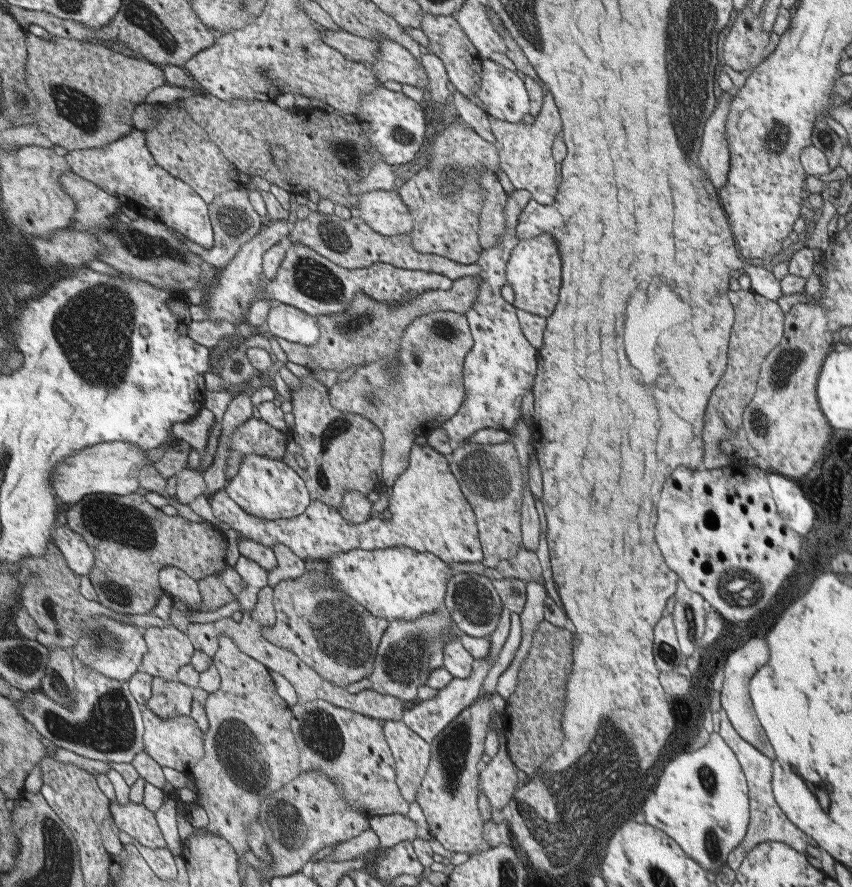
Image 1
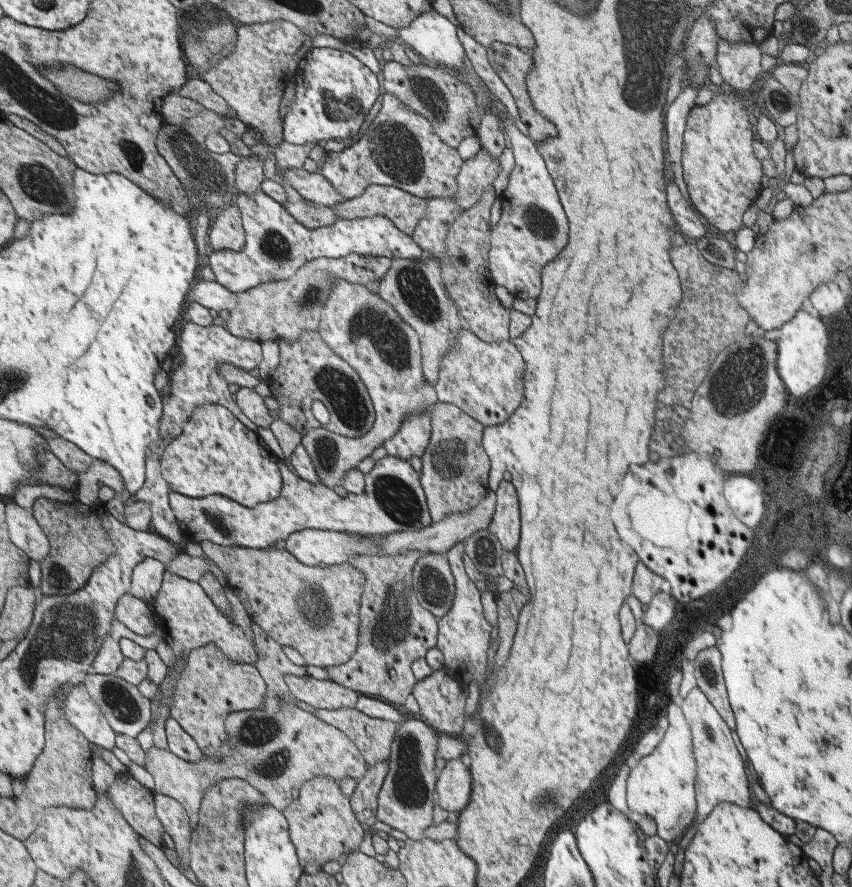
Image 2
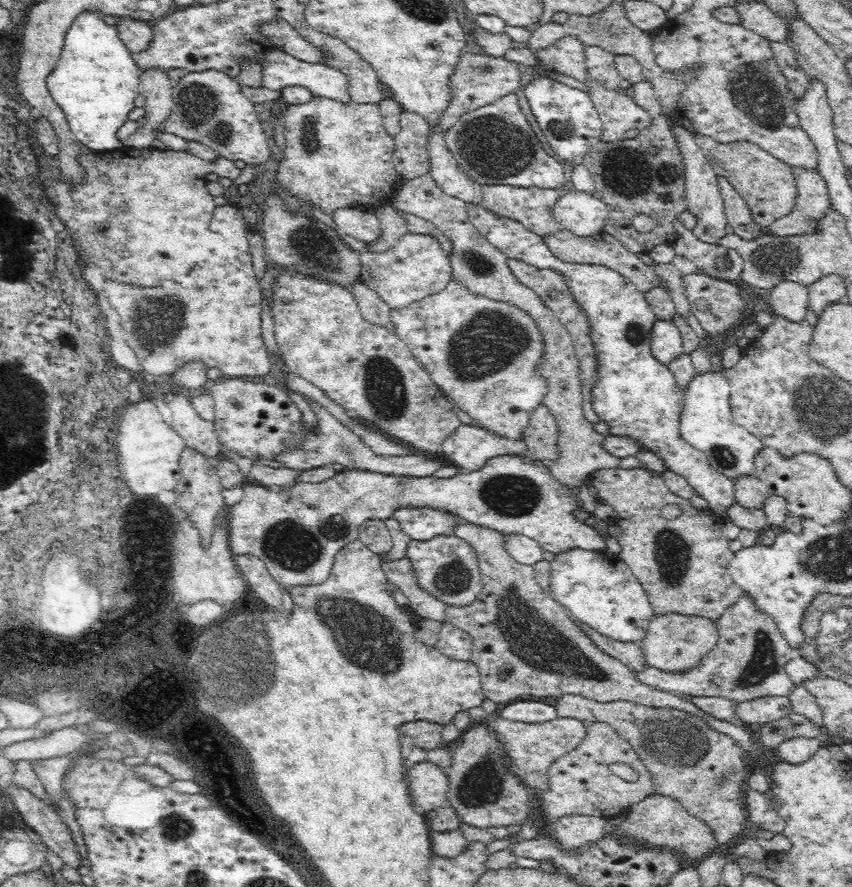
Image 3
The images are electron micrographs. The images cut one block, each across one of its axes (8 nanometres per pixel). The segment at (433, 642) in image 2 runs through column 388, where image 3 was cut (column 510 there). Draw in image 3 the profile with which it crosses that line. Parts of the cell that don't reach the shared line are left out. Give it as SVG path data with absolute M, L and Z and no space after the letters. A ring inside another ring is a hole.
M459 522L455 527L453 534L460 537L462 540L465 540L465 542L476 552L477 558L479 559L480 574L482 574L481 581L485 588L481 589L479 596L472 602L472 604L464 605L462 607L447 605L445 621L446 623L452 623L455 627L462 630L462 632L466 632L471 637L472 654L470 654L470 657L472 657L472 662L477 666L478 672L481 674L480 684L481 690L484 691L484 698L489 698L499 705L503 705L506 703L514 703L515 701L526 701L528 696L542 696L542 698L544 698L544 696L556 697L563 693L570 693L582 695L583 697L602 702L628 700L650 707L668 707L678 711L686 711L694 718L703 718L703 720L707 721L708 725L710 725L712 729L716 729L716 731L732 737L732 739L734 739L734 741L736 741L736 743L742 747L745 758L749 760L752 765L759 762L758 760L760 760L762 756L762 751L760 749L761 743L755 738L754 733L748 733L746 728L742 729L741 727L731 724L728 721L718 720L717 718L710 716L707 712L704 712L701 708L698 708L695 704L692 704L689 700L687 700L686 696L672 692L664 692L663 690L649 687L648 685L644 684L643 681L637 678L632 670L629 670L628 667L624 666L620 660L613 659L612 656L603 654L600 652L600 650L597 650L596 646L593 646L592 642L589 642L589 638L587 638L586 635L584 635L584 633L578 629L577 622L575 622L575 619L571 617L568 610L566 610L566 608L564 608L560 603L557 603L554 599L550 600L551 594L546 593L542 587L536 588L536 584L532 584L532 565L520 565L516 563L514 559L512 559L512 556L506 551L505 548L506 534L468 522L466 524Z

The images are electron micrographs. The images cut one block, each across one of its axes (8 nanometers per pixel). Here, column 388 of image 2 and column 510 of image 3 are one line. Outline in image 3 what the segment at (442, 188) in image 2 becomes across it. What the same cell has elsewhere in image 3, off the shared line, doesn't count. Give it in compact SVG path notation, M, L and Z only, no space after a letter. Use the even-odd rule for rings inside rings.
M516 93L506 94L492 104L470 110L444 132L445 144L458 161L458 166L480 184L505 184L517 187L538 187L560 190L566 187L566 170L546 154L520 109Z

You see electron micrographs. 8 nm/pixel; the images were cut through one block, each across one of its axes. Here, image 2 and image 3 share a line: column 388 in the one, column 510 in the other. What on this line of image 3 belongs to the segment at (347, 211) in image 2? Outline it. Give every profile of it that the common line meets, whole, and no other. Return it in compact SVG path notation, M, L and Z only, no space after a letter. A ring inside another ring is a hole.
M480 184L480 190L482 205L486 210L493 212L496 216L515 220L538 236L544 237L546 234L554 234L554 232L562 229L558 219L552 215L552 206L565 193L565 188L555 190L538 187L506 186L505 184Z

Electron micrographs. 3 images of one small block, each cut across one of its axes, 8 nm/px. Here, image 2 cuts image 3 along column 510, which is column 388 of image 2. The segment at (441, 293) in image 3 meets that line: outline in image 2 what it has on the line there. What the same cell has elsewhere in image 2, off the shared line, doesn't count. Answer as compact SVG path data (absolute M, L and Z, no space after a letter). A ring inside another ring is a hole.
M331 275L326 276L332 279L332 291L329 301L326 303L326 314L324 314L324 320L321 320L320 323L320 332L322 336L326 336L326 340L330 340L330 346L334 350L345 358L354 368L358 368L358 372L362 372L361 380L366 380L366 388L369 391L369 395L372 397L373 406L376 408L376 422L373 424L373 427L368 431L364 436L360 438L343 438L341 435L338 435L334 431L328 430L325 427L322 428L313 428L308 436L303 437L303 445L309 449L309 453L315 462L316 468L318 469L319 475L322 478L322 483L329 486L329 489L336 488L336 486L344 485L347 476L349 475L349 470L354 470L358 466L359 462L362 462L368 455L371 455L374 452L376 447L383 445L389 438L392 438L397 434L397 431L400 430L402 422L409 418L409 415L414 415L421 413L424 410L429 409L432 405L437 403L437 389L434 388L434 385L430 384L428 378L426 378L424 373L424 363L423 357L424 354L421 352L421 341L418 333L409 325L406 324L405 320L402 320L400 313L391 305L388 301L384 300L381 296L378 296L376 293L372 293L364 285L356 285L350 281L346 281L346 278L340 278L339 276Z

